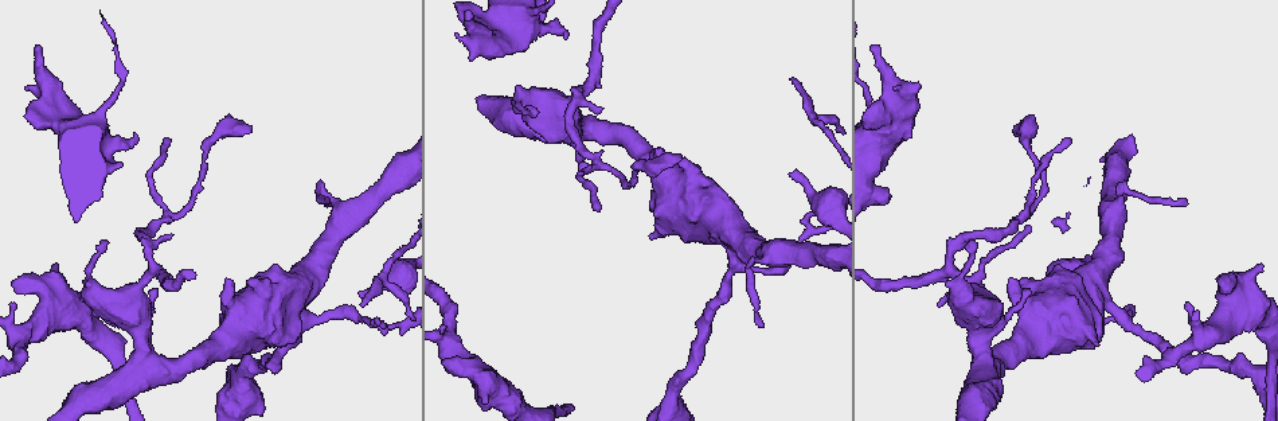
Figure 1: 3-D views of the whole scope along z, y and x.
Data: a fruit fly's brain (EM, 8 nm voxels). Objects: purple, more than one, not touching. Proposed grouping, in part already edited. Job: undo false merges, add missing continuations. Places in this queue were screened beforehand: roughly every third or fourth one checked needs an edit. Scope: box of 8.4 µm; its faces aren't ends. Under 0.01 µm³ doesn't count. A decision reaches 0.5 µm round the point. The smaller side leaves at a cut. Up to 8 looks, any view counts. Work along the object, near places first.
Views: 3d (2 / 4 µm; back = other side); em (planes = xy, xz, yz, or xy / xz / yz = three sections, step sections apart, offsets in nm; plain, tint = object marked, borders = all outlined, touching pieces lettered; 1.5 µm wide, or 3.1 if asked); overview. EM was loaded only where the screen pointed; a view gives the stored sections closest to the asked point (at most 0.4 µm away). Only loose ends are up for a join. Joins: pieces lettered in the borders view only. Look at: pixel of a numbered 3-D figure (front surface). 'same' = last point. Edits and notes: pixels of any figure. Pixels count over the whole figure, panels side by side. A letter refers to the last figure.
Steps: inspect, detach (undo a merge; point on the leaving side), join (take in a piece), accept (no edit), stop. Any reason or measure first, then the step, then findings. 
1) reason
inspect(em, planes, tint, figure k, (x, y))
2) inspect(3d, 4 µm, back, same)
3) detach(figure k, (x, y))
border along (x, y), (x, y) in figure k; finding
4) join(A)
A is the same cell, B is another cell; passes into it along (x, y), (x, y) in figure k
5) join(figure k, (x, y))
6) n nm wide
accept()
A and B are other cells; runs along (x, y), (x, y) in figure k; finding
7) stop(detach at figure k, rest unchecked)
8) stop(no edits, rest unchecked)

sharp bend
inspect(3d, 4 µm, figure 1, (767, 257))

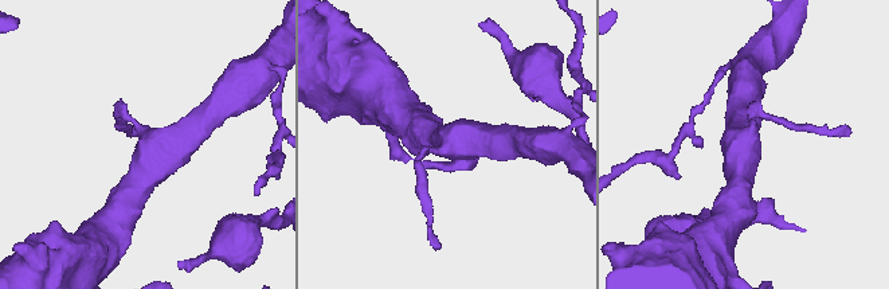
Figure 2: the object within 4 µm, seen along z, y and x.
3 arms
inspect(em, planes, tint, figure 2, (446, 149))

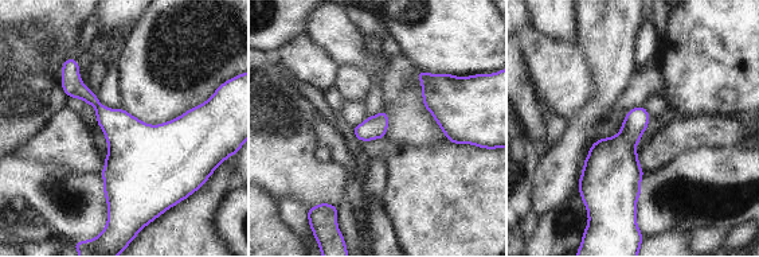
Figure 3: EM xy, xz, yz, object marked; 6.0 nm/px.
inspect(em, planes, borders, same)

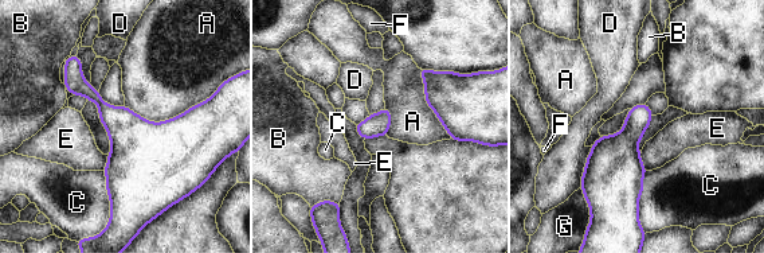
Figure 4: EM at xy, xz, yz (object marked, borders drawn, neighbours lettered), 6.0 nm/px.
accept()
A, B, C, D, E, F and G are other cells; border along (641, 152), (641, 160), (647, 170) in figure 4; continuous, no second neuron

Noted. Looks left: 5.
thin arm on a thick one
inspect(em, xy, step 8, tint, figure 1, (303, 322))

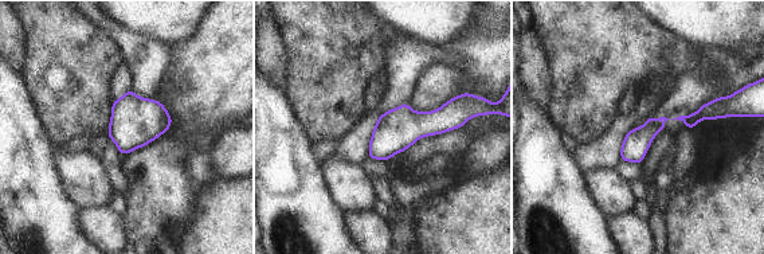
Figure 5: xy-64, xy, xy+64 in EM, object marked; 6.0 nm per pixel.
inspect(em, planes, borders, same)

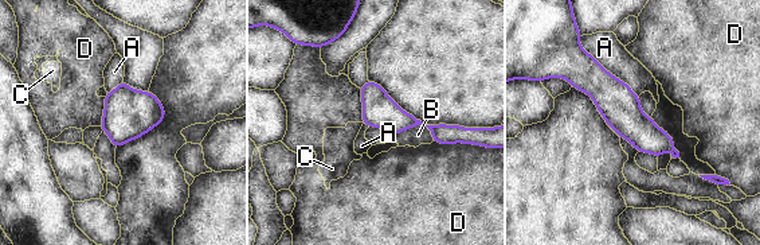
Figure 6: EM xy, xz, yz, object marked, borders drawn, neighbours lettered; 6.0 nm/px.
200 nm wide; A touches over 460 nm
accept()
A, B, C and D are other cells; one neuron here

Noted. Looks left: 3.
tapers out
inspect(em, planes, borders, figure 1, (792, 172))

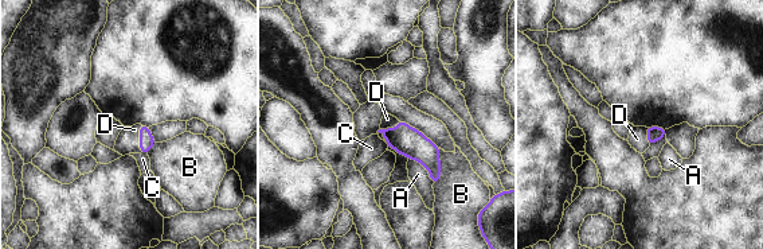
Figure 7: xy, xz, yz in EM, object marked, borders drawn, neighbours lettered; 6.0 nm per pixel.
join(D)
D is the same cell, A, B and C are other cells; passes into it along (147, 141), (140, 139), (128, 141) in figure 7; the neuron continues

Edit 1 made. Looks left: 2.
stop(join at figure 7, rest unchecked)

